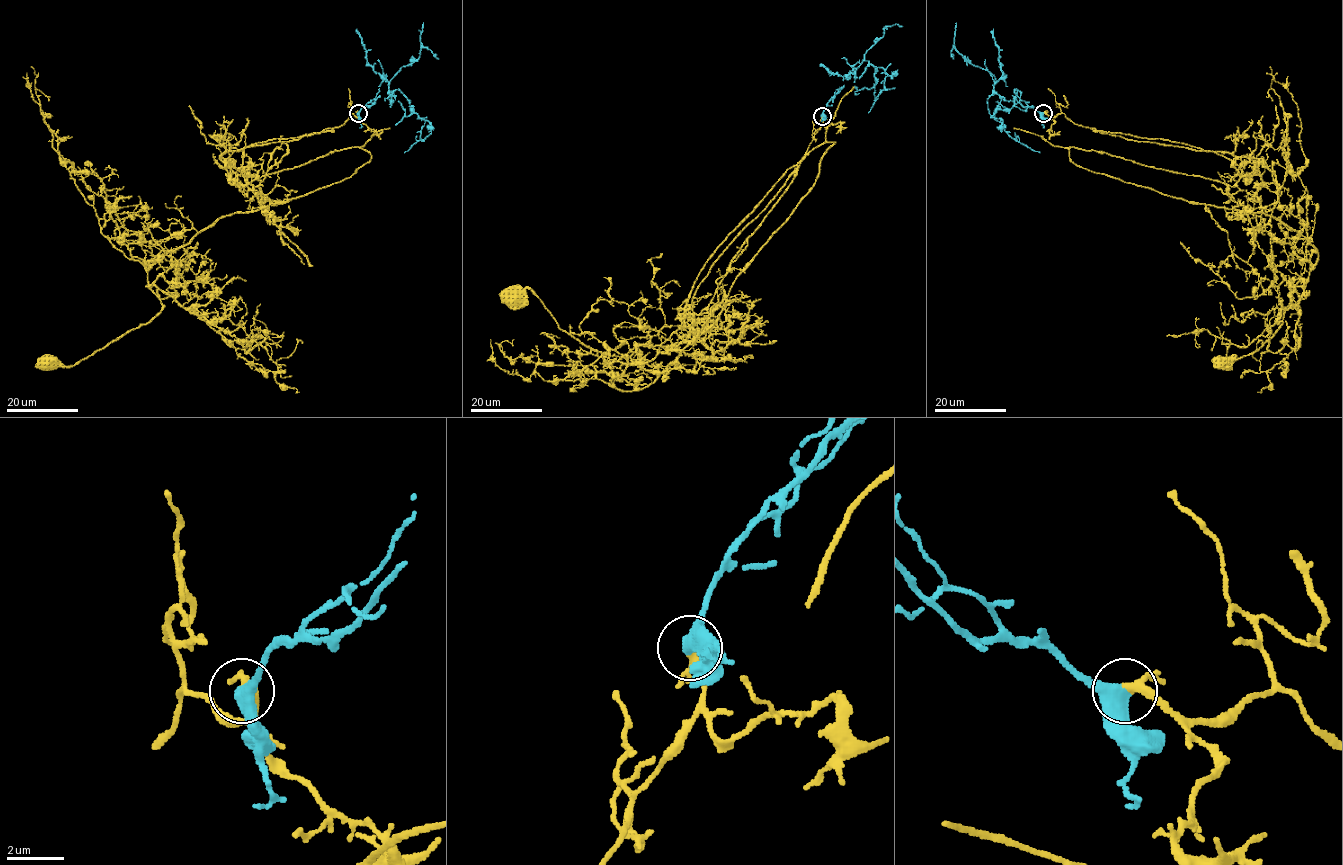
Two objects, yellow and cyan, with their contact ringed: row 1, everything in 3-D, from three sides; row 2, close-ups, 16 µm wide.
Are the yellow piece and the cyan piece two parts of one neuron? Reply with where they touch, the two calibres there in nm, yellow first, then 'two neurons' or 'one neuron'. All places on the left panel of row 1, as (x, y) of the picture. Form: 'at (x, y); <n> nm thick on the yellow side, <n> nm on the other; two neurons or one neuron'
at (358, 113); 240 nm thick on the yellow side, 460 nm on the other; one neuron

